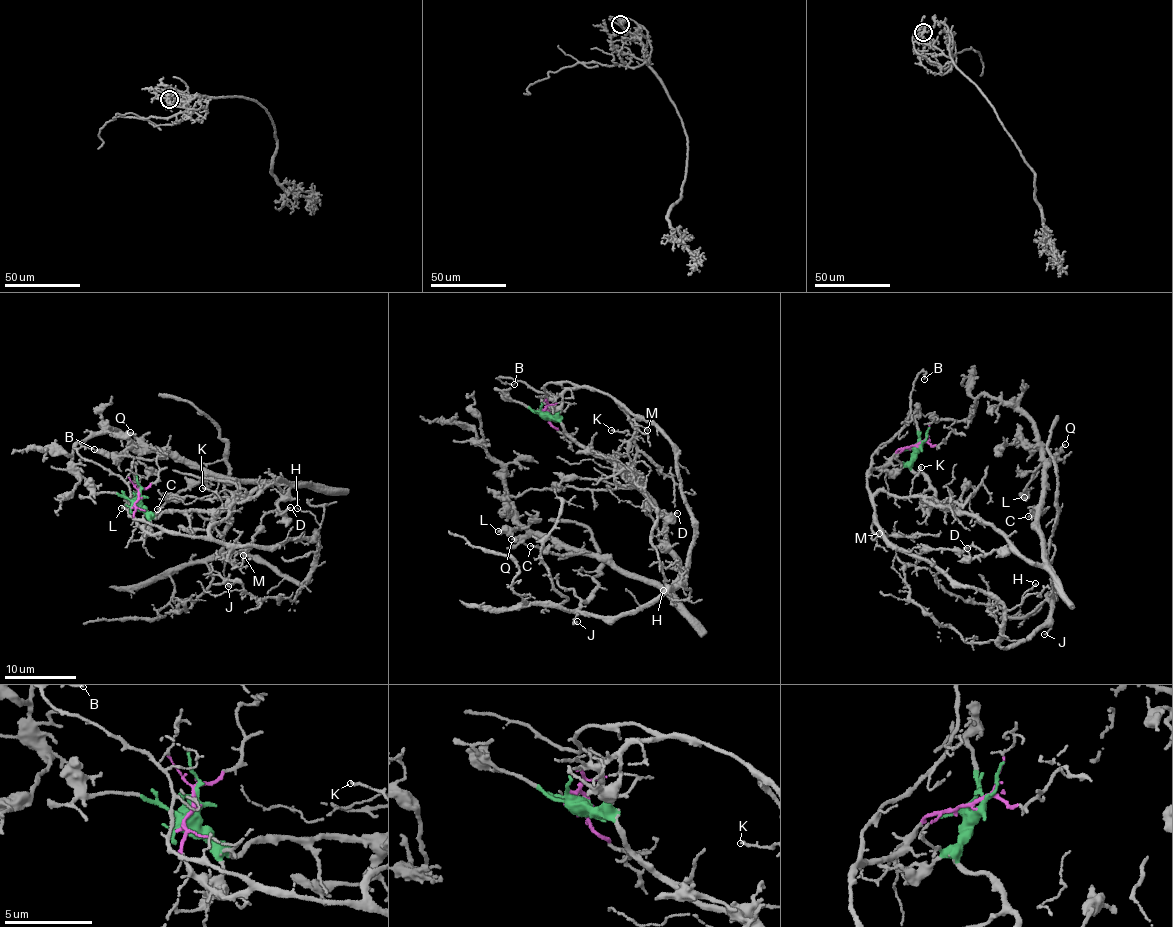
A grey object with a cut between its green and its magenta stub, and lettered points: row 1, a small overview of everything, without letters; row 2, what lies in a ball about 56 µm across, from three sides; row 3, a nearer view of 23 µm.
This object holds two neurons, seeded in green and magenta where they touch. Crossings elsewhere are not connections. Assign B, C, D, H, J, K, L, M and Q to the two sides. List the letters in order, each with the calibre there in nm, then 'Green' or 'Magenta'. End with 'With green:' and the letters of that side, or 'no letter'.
B: Thickness 120 nm. Magenta
C: Thickness 140 nm. Green
D: Thickness 120 nm. Green
H: Thickness 70 nm. Magenta
J: Thickness 100 nm. Magenta
K: Thickness 150 nm. Magenta
L: Thickness 260 nm. Green
M: Thickness 100 nm. Magenta
Q: Thickness 150 nm. Green
With green: C, D, L, Q

